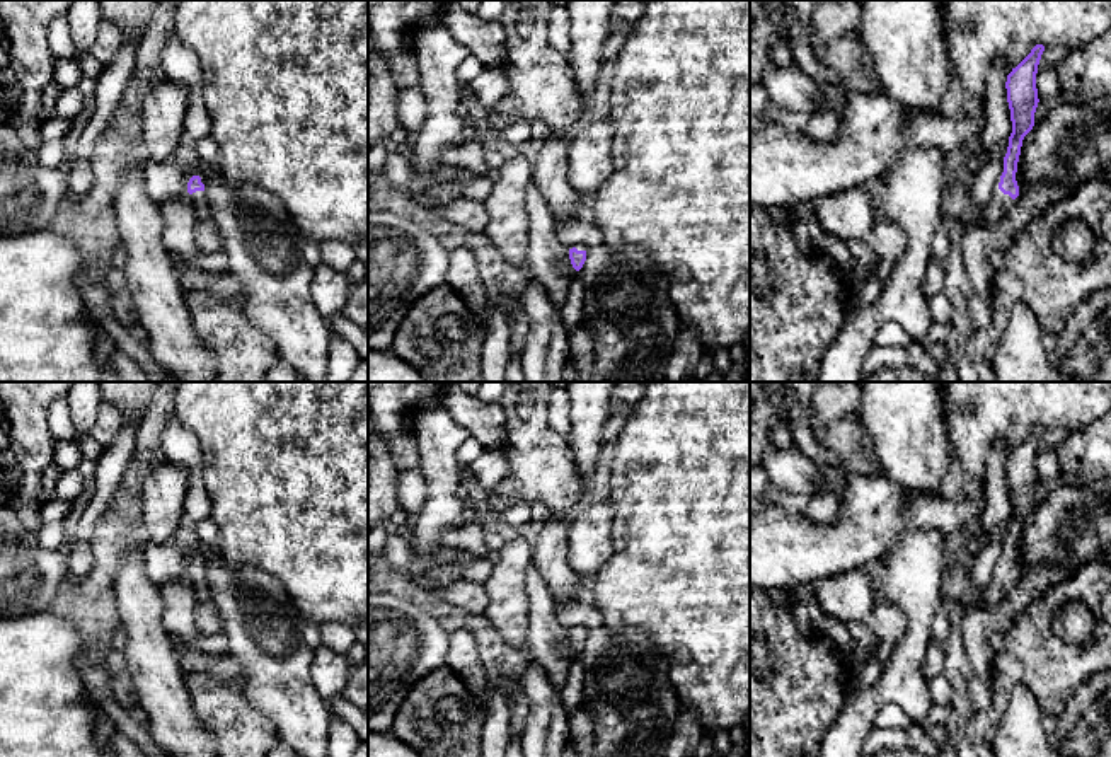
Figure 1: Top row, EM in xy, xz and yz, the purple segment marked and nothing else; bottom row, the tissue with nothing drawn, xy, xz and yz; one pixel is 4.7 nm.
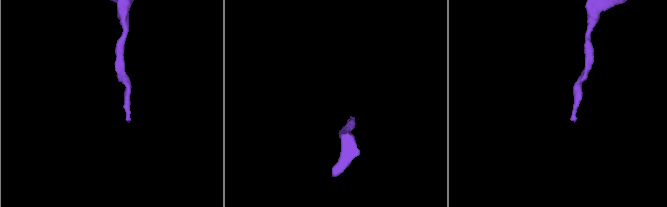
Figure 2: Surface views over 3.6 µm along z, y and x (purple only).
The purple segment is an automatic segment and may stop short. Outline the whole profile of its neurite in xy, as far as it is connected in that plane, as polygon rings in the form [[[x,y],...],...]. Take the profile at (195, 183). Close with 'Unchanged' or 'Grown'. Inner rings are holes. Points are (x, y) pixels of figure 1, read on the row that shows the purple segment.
[[[193,176],[189,179],[189,182],[187,182],[187,193],[193,198],[194,213],[196,213],[198,220],[213,222],[211,220],[210,206],[206,203],[206,196],[204,196],[204,184],[201,182],[199,176]]]. Grown

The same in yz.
[[[1036,44],[1031,53],[1007,75],[1005,89],[1012,133],[1004,157],[1004,172],[1000,176],[999,188],[995,189],[992,201],[983,208],[985,228],[993,228],[1004,218],[1010,201],[1019,196],[1016,172],[1022,140],[1034,126],[1034,113],[1039,102],[1036,73],[1043,51],[1045,46]]]. Grown

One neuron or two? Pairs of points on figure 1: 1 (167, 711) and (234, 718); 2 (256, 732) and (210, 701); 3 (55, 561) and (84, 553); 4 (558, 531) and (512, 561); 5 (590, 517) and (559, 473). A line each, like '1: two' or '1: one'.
1: two
2: one
3: two
4: two
5: two

